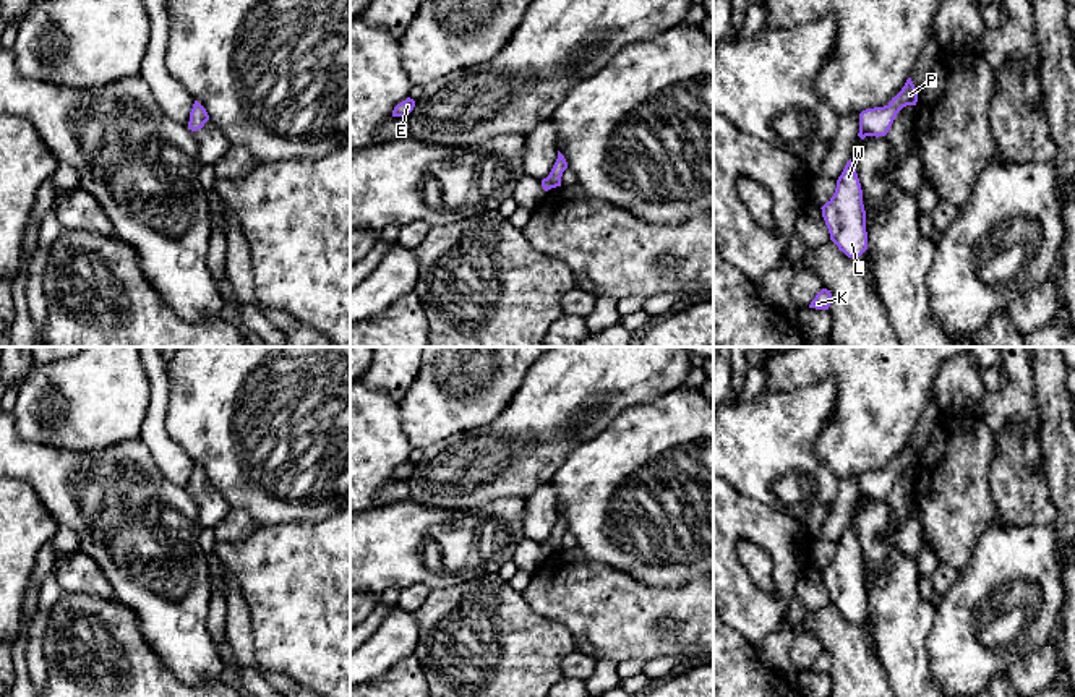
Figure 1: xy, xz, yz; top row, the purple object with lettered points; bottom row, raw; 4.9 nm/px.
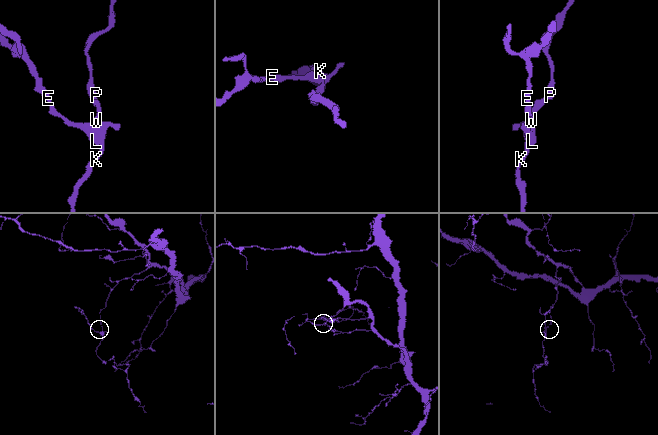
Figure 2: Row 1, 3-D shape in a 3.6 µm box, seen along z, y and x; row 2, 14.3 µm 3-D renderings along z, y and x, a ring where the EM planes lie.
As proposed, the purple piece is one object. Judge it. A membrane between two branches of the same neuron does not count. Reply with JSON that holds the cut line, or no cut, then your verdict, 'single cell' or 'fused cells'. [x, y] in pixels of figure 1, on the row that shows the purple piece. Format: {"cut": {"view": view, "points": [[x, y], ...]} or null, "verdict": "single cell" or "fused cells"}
{"cut": null, "verdict": "single cell"}

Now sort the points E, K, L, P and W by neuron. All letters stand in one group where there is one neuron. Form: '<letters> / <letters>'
E K L P W

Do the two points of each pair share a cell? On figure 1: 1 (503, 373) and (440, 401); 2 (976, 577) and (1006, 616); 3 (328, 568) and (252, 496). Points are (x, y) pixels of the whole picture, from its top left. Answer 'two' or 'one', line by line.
1: one
2: one
3: two

